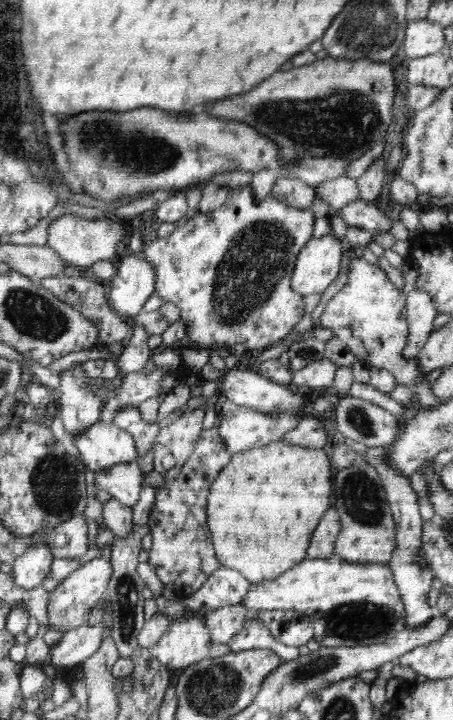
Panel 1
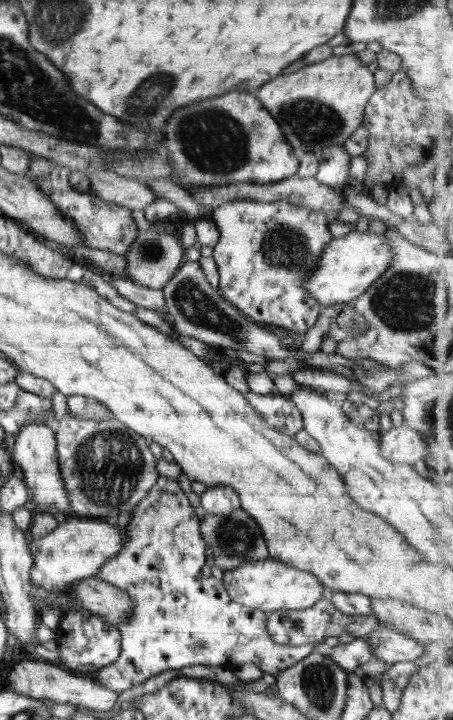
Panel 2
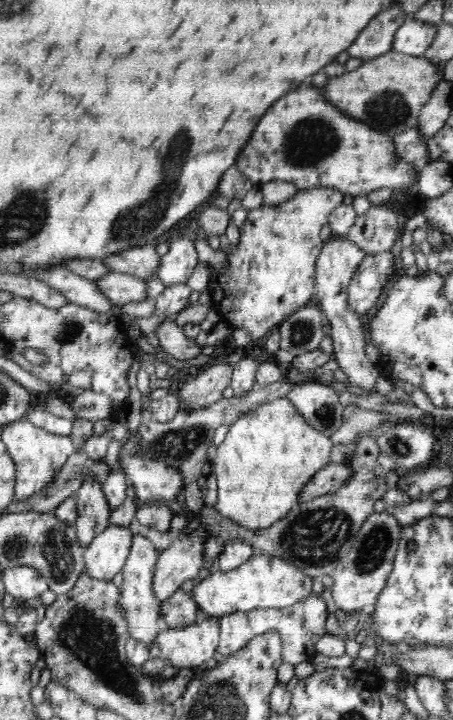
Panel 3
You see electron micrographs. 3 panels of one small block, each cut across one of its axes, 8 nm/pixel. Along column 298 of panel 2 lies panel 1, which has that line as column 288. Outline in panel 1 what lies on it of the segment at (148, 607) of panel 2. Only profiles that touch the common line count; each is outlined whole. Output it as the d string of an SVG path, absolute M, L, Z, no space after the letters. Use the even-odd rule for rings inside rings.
M254 612L248 614L244 628L236 636L228 640L230 652L244 652L250 649L270 649L274 651L283 661L294 660L298 655L298 647L282 644L276 640L272 633L262 626L254 617Z

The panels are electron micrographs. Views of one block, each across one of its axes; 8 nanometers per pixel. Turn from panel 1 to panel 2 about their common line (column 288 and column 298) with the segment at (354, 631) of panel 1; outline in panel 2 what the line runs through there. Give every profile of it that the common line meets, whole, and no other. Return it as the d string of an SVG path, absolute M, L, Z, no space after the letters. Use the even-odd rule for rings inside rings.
M268 558L258 562L246 562L224 571L221 584L234 602L271 614L277 610L310 608L322 598L326 589L310 573Z

